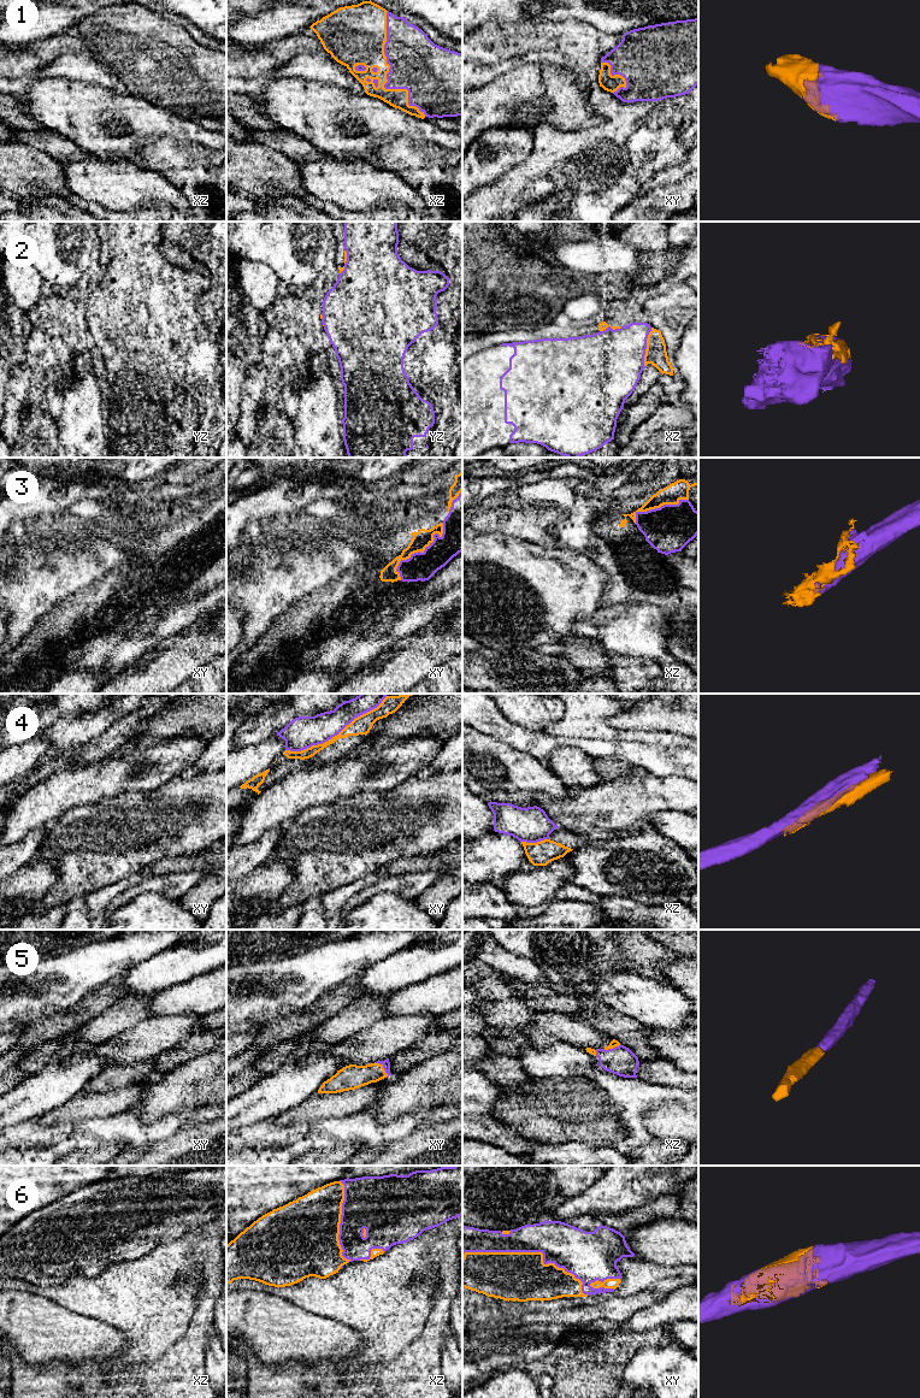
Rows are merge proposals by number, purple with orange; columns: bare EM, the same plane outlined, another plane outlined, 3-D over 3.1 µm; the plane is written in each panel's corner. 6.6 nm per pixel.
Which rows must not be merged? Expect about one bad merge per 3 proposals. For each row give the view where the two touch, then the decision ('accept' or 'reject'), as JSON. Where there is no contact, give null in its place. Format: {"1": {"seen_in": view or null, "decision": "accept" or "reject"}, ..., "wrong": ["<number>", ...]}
{"1": {"seen_in": "xz", "decision": "accept"}, "2": {"seen_in": "xz", "decision": "reject"}, "3": {"seen_in": "xy", "decision": "accept"}, "4": {"seen_in": "xy", "decision": "reject"}, "5": {"seen_in": "xy", "decision": "accept"}, "6": {"seen_in": "xy", "decision": "accept"}, "wrong": ["2", "4"]}

